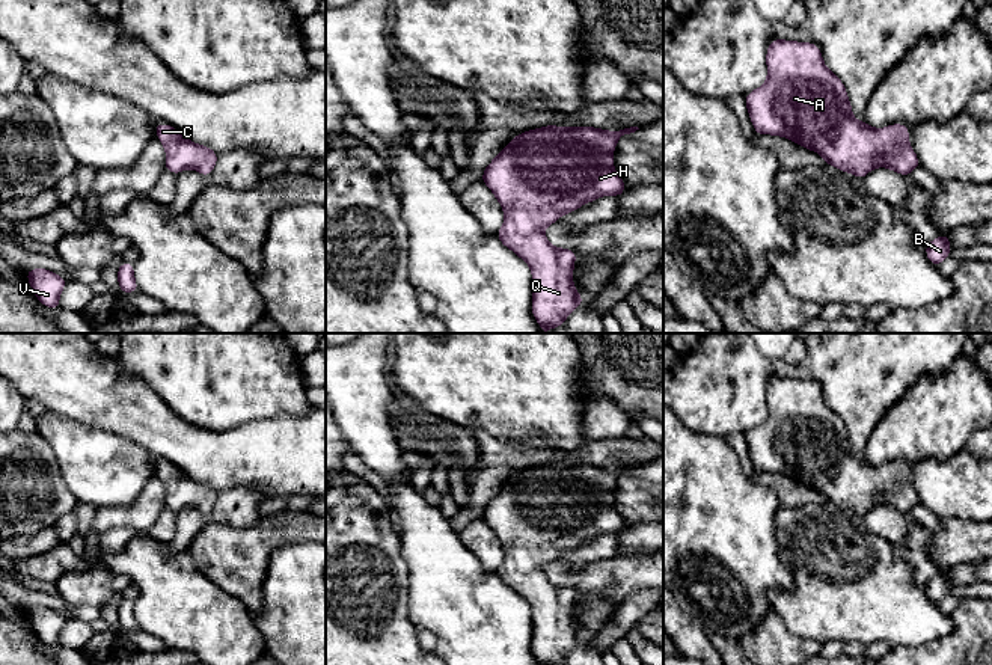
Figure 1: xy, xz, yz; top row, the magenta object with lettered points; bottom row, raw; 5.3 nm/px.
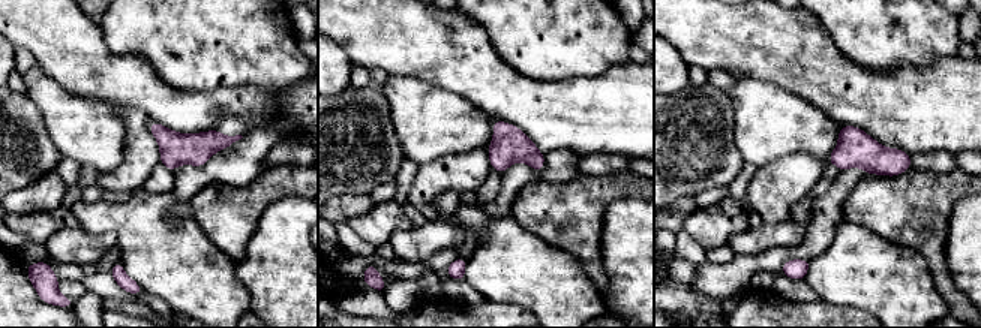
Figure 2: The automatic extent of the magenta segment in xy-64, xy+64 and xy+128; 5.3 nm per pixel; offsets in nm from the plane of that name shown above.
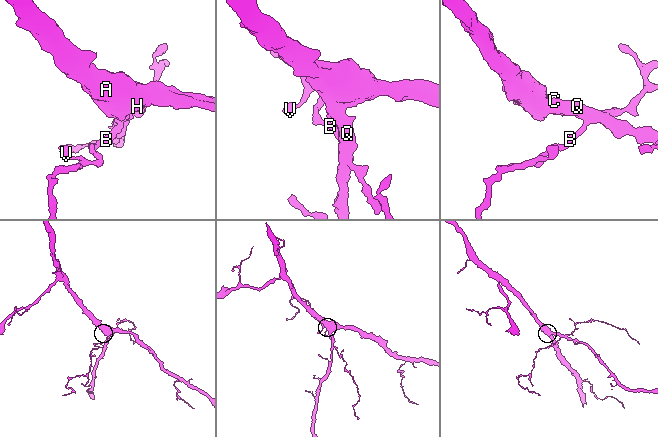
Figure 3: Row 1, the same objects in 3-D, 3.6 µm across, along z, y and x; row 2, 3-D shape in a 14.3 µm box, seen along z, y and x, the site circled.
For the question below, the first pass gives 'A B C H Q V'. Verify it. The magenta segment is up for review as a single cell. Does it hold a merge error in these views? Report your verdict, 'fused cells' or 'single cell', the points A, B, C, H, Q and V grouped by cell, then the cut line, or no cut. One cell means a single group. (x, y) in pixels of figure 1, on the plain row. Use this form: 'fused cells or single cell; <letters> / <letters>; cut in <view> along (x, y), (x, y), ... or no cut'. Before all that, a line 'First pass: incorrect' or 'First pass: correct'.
First pass: correct
single cell; A B C H Q V; no cut

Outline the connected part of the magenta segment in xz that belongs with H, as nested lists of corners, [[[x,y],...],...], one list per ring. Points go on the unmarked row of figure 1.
[[[555,464],[528,467],[513,478],[484,507],[481,519],[501,541],[505,561],[496,570],[501,581],[522,596],[532,611],[532,653],[541,665],[559,665],[583,641],[573,623],[576,590],[555,585],[544,567],[561,553],[602,534],[620,534],[624,519],[614,505],[614,487],[621,473],[638,464],[608,469],[594,464]]]

